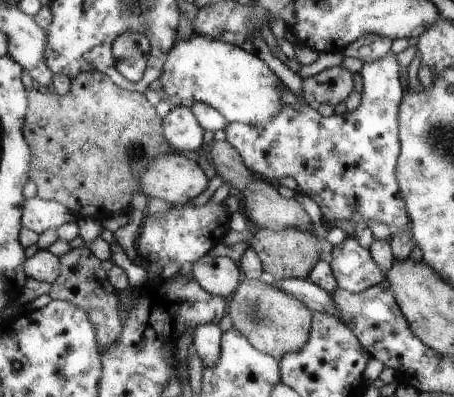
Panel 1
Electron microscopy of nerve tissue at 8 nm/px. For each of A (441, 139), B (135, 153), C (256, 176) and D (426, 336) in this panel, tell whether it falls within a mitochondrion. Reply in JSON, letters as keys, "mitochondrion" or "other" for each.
{"A":"mitochondrion","B":"mitochondrion","C":"other","D":"other"}

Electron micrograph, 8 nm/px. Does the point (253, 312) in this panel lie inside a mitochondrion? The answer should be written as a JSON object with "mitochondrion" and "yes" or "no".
{"mitochondrion":"yes"}

